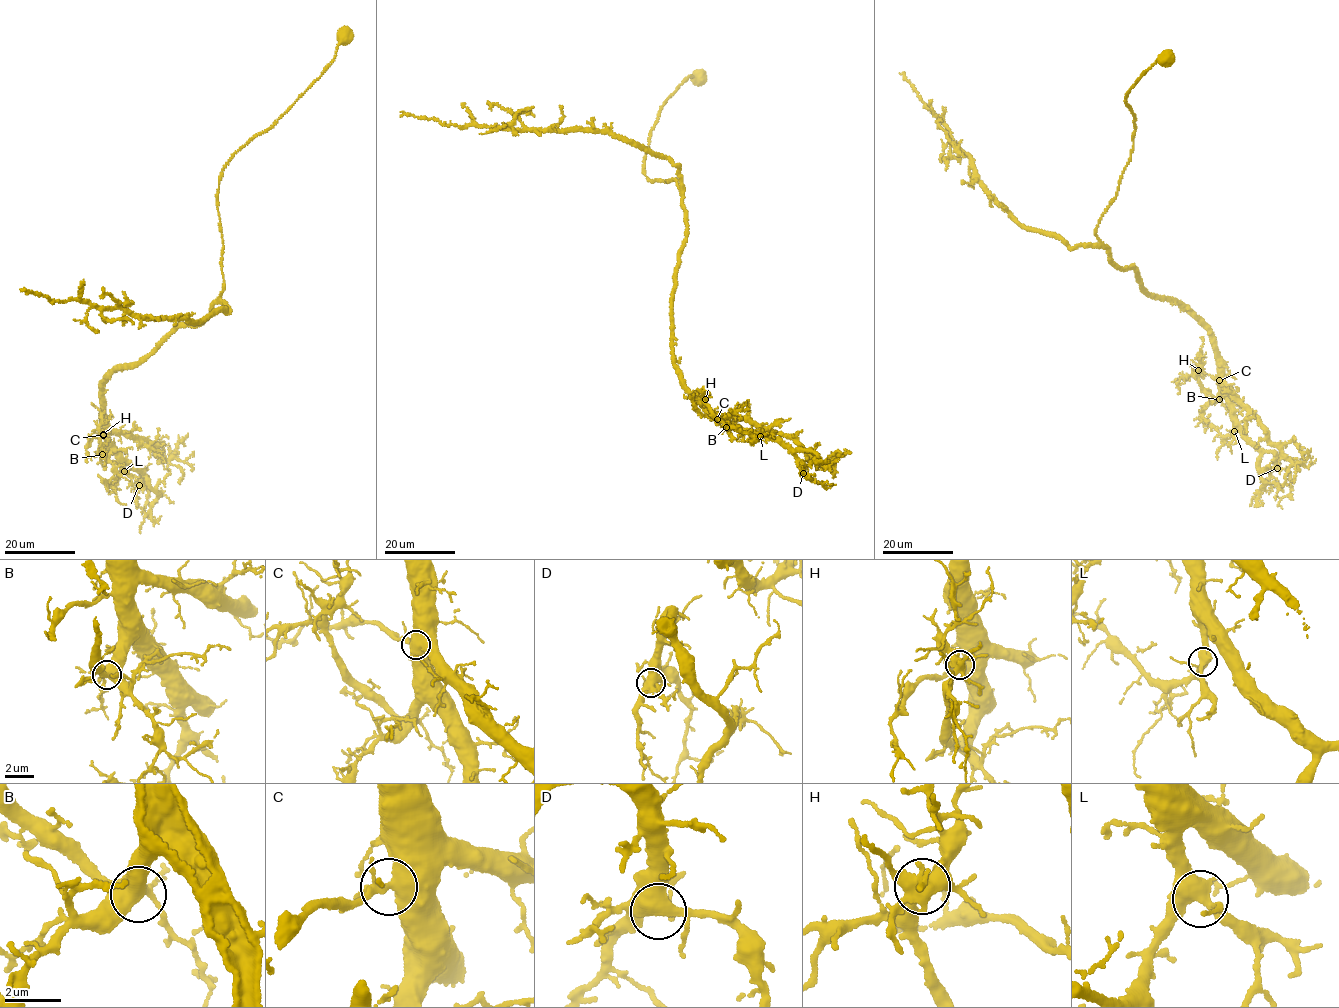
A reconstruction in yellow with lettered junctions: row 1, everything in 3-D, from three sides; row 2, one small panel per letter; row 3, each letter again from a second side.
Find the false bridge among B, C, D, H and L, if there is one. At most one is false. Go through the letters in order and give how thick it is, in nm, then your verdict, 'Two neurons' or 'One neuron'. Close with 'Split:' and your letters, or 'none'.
B: Thickness 420 nm. One neuron
C: Thickness 400 nm. One neuron
D: Thickness 480 nm. One neuron
H: Thickness 500 nm. Two neurons
L: Thickness 480 nm. One neuron
Split: H

